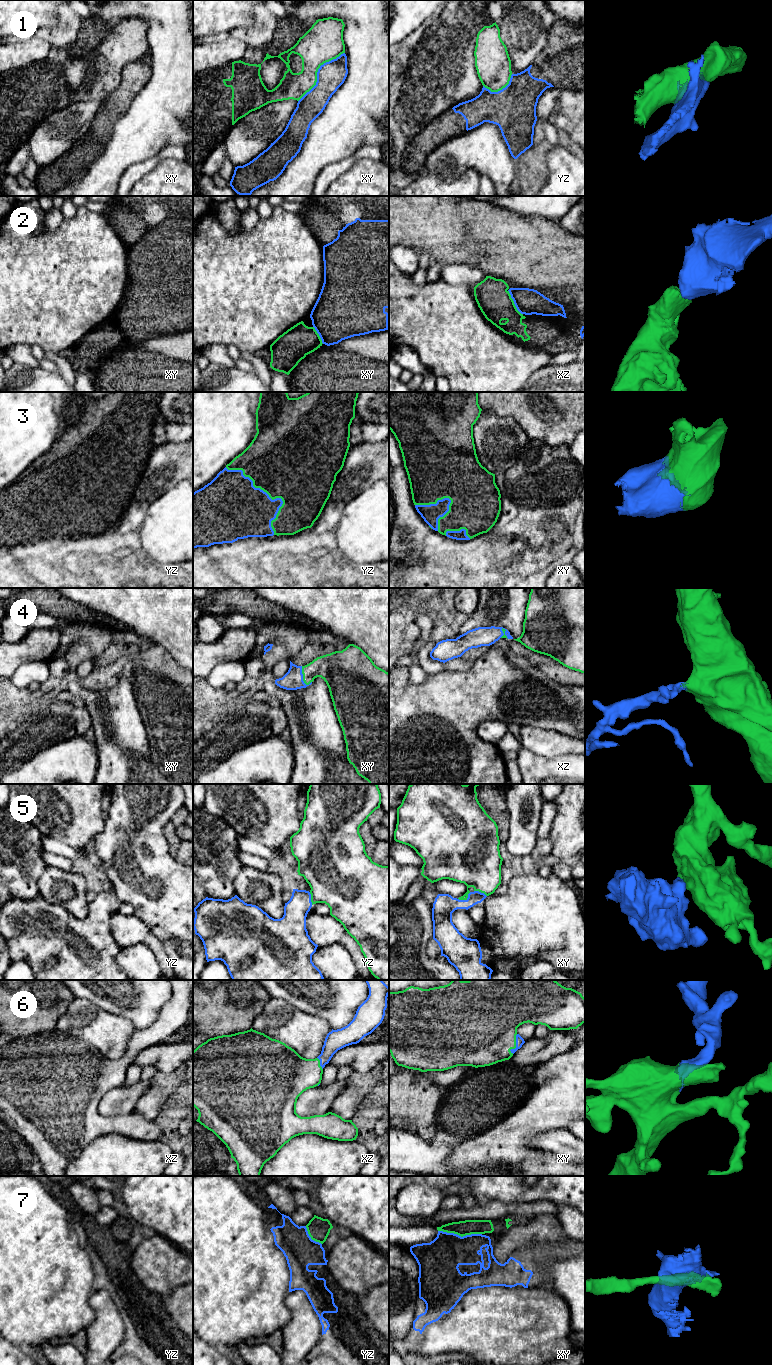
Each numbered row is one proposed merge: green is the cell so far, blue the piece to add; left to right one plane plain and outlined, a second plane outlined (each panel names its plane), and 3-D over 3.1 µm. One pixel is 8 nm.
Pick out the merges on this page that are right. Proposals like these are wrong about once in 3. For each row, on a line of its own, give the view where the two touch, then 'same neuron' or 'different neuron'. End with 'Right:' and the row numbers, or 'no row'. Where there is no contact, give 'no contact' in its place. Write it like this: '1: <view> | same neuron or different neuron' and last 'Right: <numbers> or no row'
1: xy | different neuron
2: xz | same neuron
3: yz | same neuron
4: xy | same neuron
5: xy | same neuron
6: xy | same neuron
7: xy | different neuron
Right: 2, 3, 4, 5, 6

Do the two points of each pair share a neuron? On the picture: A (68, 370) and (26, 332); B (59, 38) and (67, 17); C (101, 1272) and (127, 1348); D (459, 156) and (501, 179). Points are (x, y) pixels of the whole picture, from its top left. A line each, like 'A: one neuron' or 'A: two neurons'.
A: two neurons
B: one neuron
C: one neuron
D: one neuron

